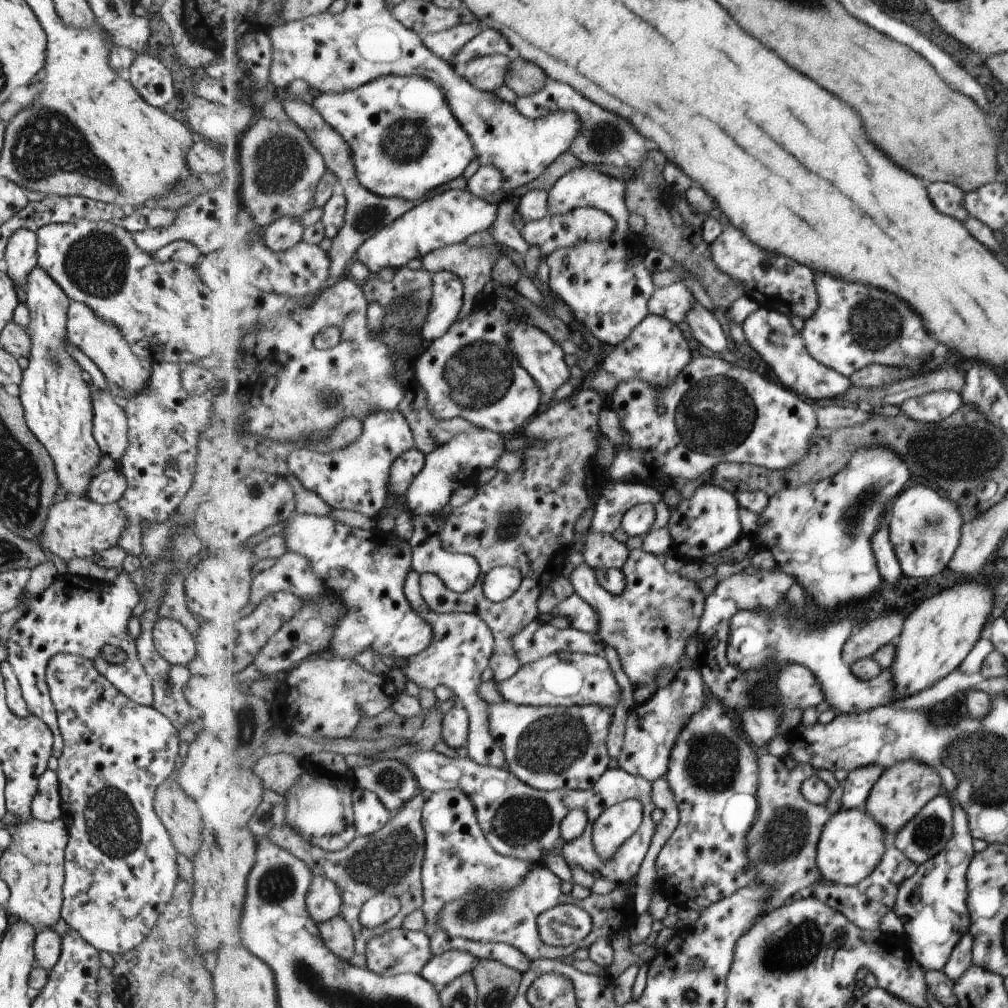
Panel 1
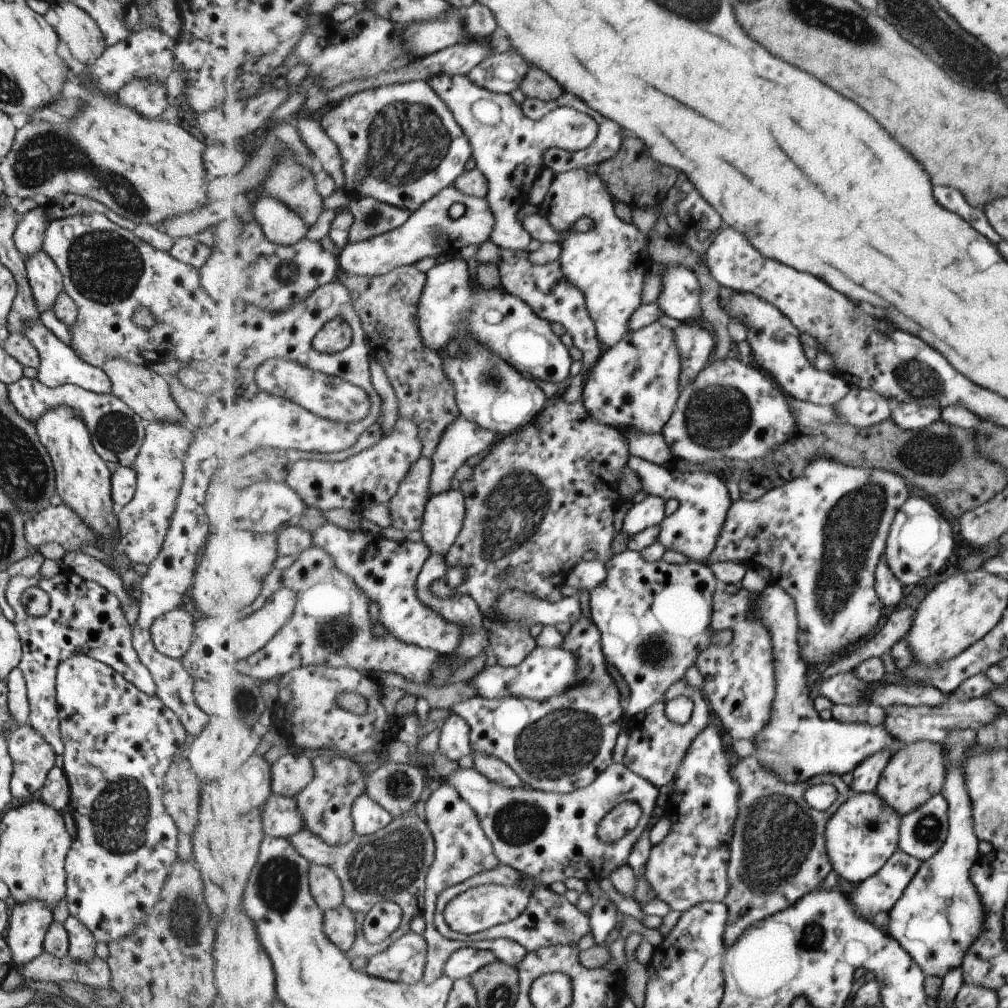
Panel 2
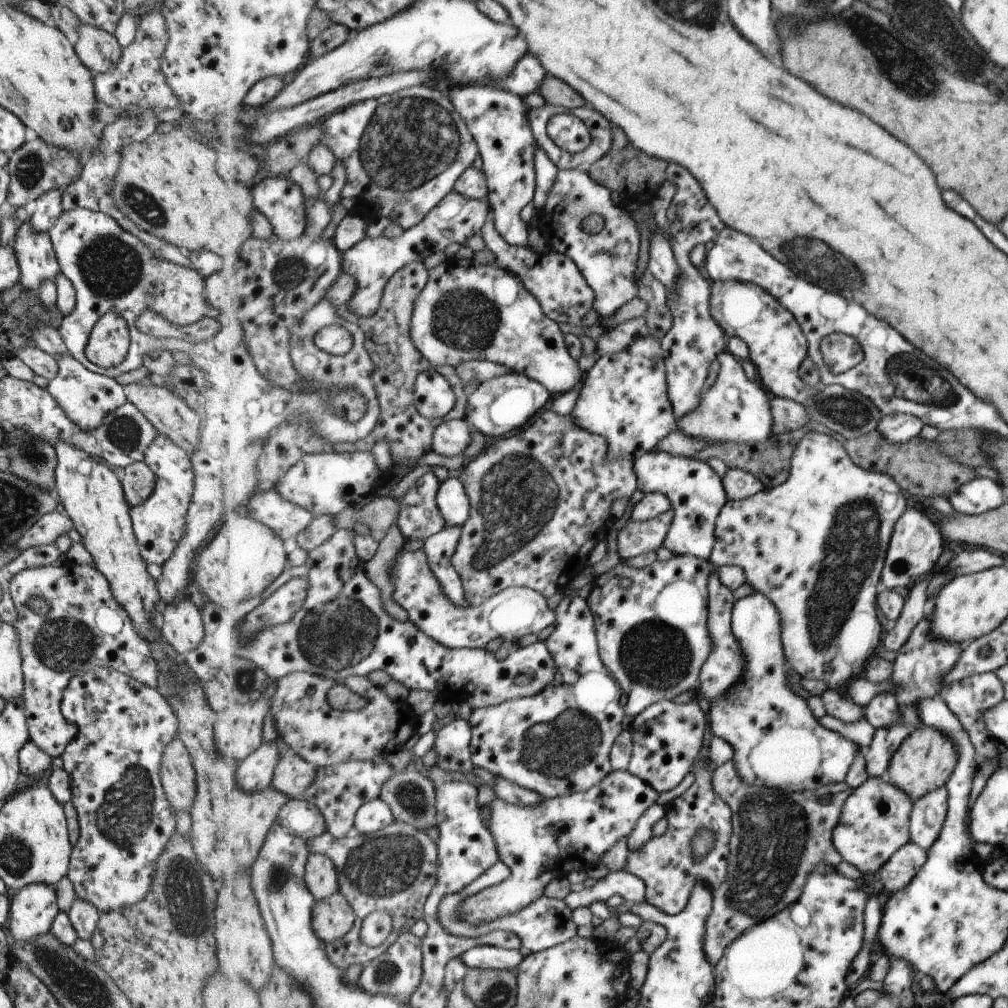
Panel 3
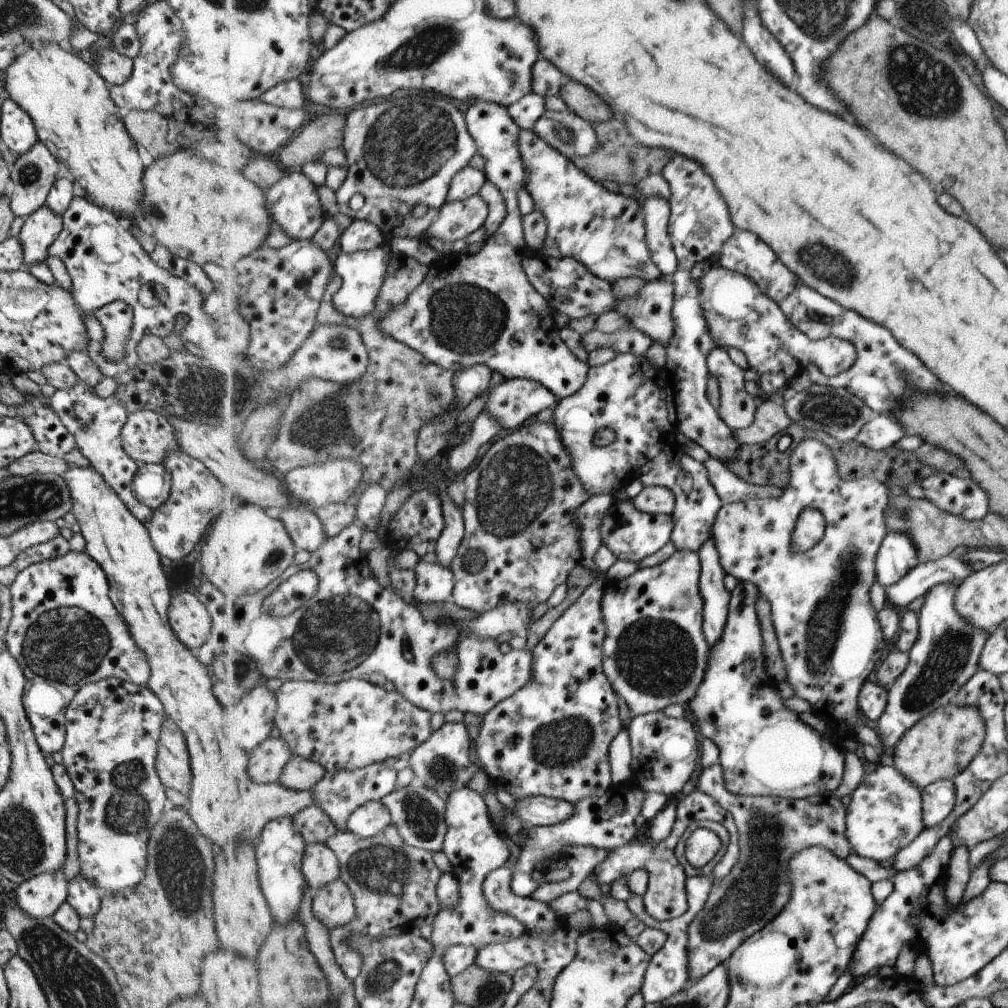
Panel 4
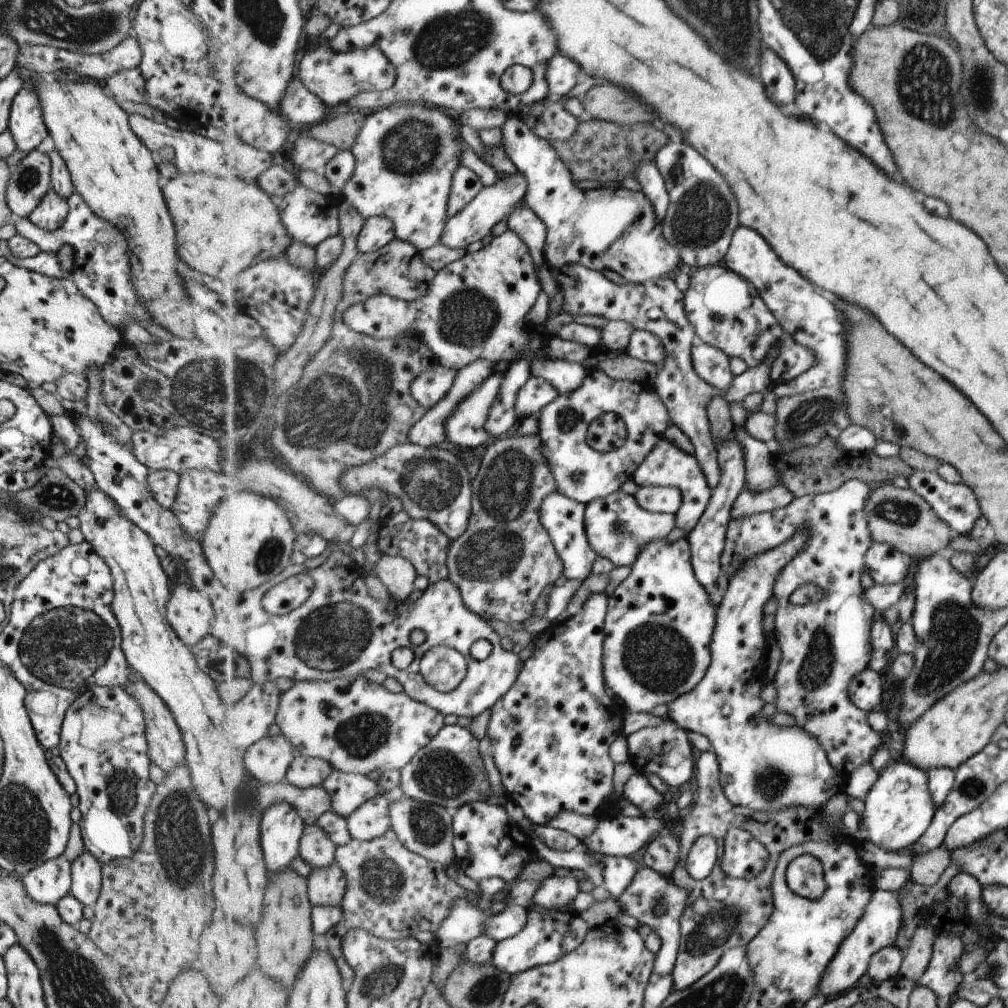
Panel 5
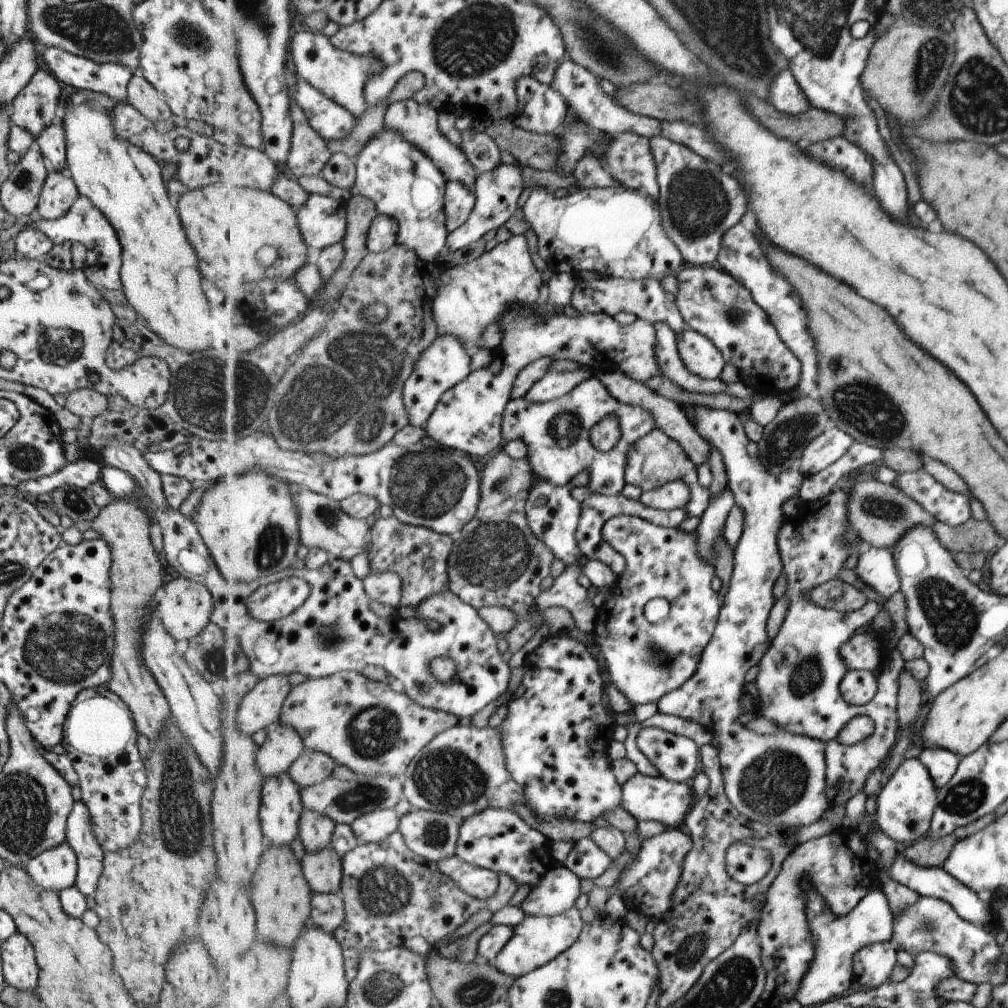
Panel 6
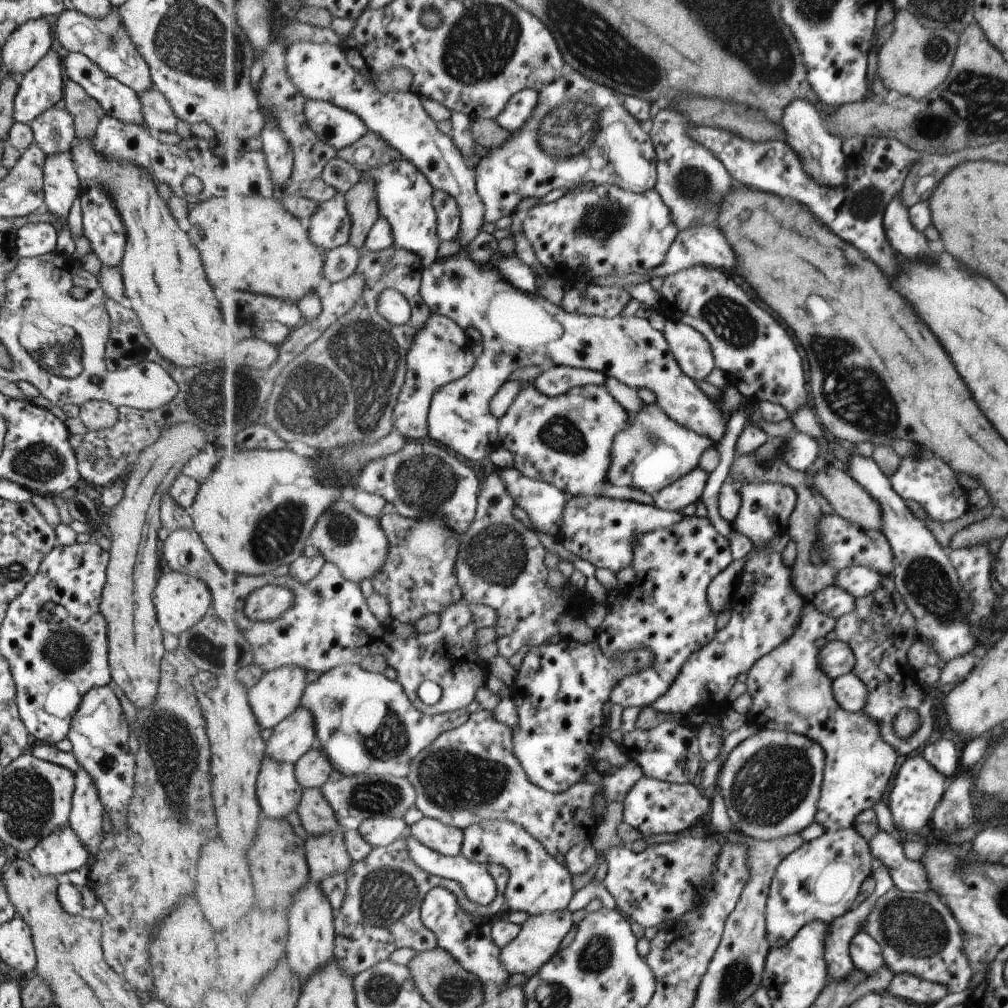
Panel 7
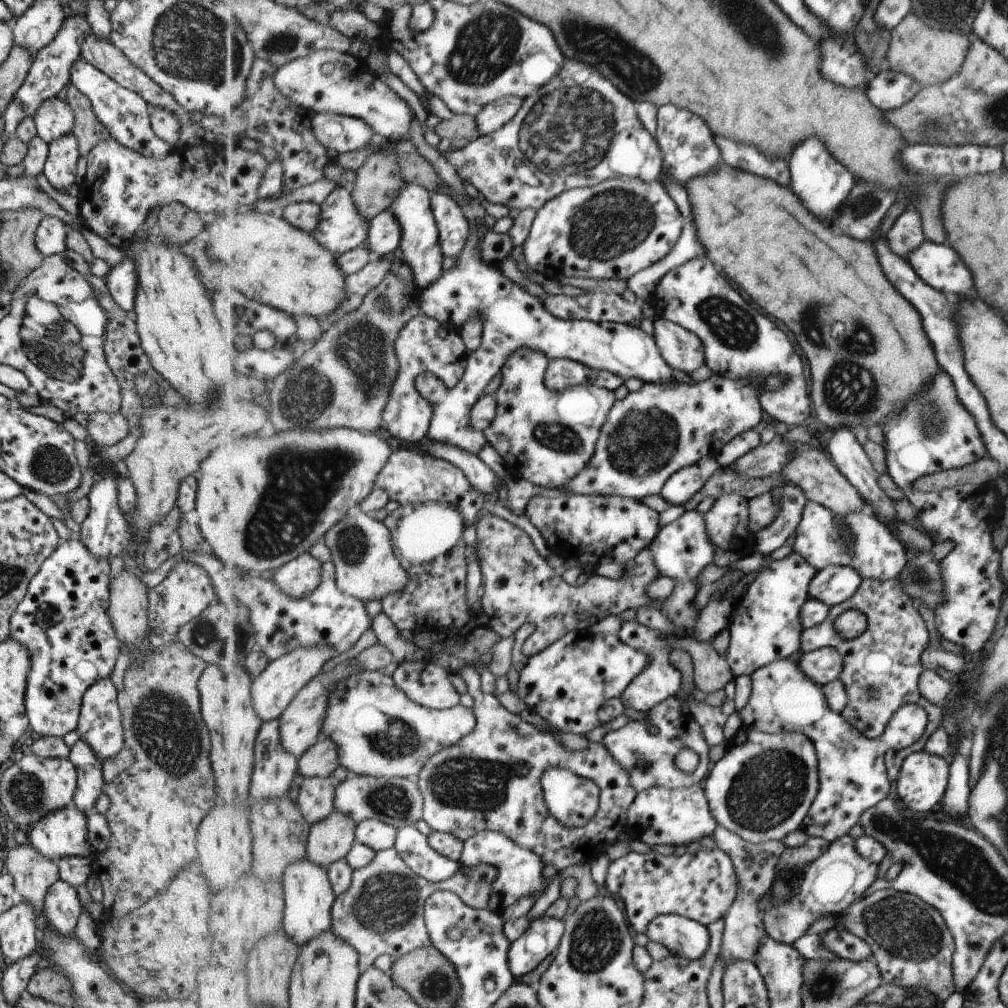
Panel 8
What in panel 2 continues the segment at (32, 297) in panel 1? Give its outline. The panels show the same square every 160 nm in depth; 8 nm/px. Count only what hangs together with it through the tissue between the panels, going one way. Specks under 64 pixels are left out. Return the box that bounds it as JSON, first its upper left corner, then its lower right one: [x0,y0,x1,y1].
[22,249,139,590]

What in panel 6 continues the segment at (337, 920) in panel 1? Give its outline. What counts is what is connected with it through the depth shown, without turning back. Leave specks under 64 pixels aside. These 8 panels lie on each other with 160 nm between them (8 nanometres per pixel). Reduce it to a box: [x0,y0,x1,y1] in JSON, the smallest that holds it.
[301,844,344,893]

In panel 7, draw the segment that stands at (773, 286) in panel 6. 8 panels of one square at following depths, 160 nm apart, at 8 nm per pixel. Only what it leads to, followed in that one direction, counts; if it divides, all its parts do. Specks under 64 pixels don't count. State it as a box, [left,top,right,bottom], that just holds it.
[651,223,735,279]

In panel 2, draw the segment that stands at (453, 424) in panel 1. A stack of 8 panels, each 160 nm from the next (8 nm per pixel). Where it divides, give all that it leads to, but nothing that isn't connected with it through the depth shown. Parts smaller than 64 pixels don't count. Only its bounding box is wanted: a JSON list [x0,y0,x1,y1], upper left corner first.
[341,265,461,459]

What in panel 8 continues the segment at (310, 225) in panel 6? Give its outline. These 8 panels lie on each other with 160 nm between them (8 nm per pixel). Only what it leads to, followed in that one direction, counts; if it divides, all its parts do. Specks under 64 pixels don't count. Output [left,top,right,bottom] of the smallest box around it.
[314,185,370,258]

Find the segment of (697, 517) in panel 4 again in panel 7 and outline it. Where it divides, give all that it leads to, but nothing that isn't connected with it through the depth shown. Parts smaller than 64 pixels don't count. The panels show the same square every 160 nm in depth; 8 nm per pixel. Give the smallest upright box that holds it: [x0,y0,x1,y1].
[608,401,717,498]

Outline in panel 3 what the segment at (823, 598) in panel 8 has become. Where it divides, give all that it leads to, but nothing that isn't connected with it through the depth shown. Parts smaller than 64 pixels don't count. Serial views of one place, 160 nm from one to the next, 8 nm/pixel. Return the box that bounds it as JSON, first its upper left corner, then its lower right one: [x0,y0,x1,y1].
[882,508,943,592]

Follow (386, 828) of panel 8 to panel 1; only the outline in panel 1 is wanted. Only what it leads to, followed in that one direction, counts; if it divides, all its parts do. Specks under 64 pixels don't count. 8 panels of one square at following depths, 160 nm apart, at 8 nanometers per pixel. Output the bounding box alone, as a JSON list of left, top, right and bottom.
[354,786,391,836]

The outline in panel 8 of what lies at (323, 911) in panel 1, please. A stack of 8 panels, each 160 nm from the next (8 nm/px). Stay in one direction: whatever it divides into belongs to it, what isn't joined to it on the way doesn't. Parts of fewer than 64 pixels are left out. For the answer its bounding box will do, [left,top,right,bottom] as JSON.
[297,777,337,825]

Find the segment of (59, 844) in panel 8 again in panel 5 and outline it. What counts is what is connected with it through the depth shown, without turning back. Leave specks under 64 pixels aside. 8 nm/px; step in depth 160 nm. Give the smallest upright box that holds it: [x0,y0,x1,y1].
[21,854,70,905]

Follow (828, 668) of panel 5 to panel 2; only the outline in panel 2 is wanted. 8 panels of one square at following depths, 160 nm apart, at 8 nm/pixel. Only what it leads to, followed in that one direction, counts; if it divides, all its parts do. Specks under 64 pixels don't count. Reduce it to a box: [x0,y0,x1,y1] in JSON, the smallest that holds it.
[709,457,909,664]

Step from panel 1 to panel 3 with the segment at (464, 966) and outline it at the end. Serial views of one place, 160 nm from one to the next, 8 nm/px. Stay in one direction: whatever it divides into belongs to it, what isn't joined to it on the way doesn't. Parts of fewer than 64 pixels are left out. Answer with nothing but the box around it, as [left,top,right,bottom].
[461,944,529,971]

